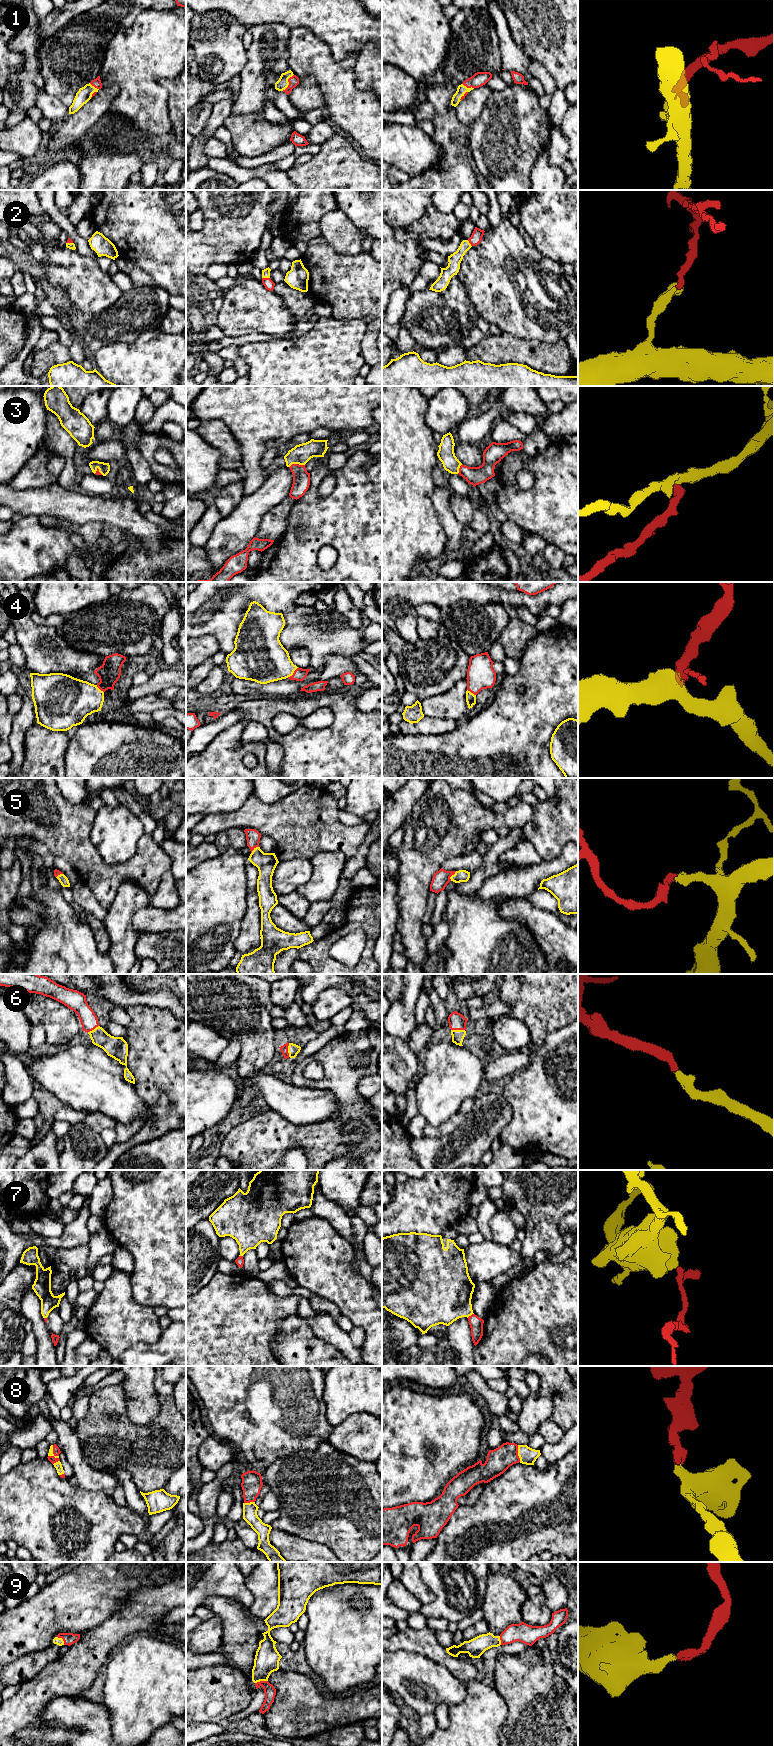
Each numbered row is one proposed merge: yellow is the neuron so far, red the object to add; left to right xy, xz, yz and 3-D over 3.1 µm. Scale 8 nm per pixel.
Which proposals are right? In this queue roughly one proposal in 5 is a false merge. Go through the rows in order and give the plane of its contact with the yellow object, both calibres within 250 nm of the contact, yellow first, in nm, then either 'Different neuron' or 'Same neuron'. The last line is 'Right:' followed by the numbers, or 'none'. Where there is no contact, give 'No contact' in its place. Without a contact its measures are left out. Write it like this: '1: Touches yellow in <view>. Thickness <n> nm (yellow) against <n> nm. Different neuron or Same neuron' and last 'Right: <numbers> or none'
1: Touches yellow in xz. Thickness 90 nm (yellow) against 80 nm. Same neuron
2: Touches yellow in xz. Thickness 60 nm (yellow) against 80 nm. Same neuron
3: Touches yellow in xz. Thickness 160 nm (yellow) against 140 nm. Same neuron
4: Touches yellow in xz. Thickness 360 nm (yellow) against 100 nm. Same neuron
5: Touches yellow in yz. Thickness 100 nm (yellow) against 140 nm. Same neuron
6: Touches yellow in xz. Thickness 90 nm (yellow) against 60 nm. Same neuron
7: Touches yellow in yz. Thickness 400 nm (yellow) against 110 nm. Different neuron
8: Touches yellow in yz. Thickness 140 nm (yellow) against 190 nm. Same neuron
9: Touches yellow in xz. Thickness 200 nm (yellow) against 90 nm. Same neuron
Right: 1, 2, 3, 4, 5, 6, 8, 9

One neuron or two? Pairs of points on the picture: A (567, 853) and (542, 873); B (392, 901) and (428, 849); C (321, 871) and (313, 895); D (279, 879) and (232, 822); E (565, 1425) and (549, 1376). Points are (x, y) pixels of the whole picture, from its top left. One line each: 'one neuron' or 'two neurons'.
A: one neuron
B: two neurons
C: one neuron
D: two neurons
E: one neuron

